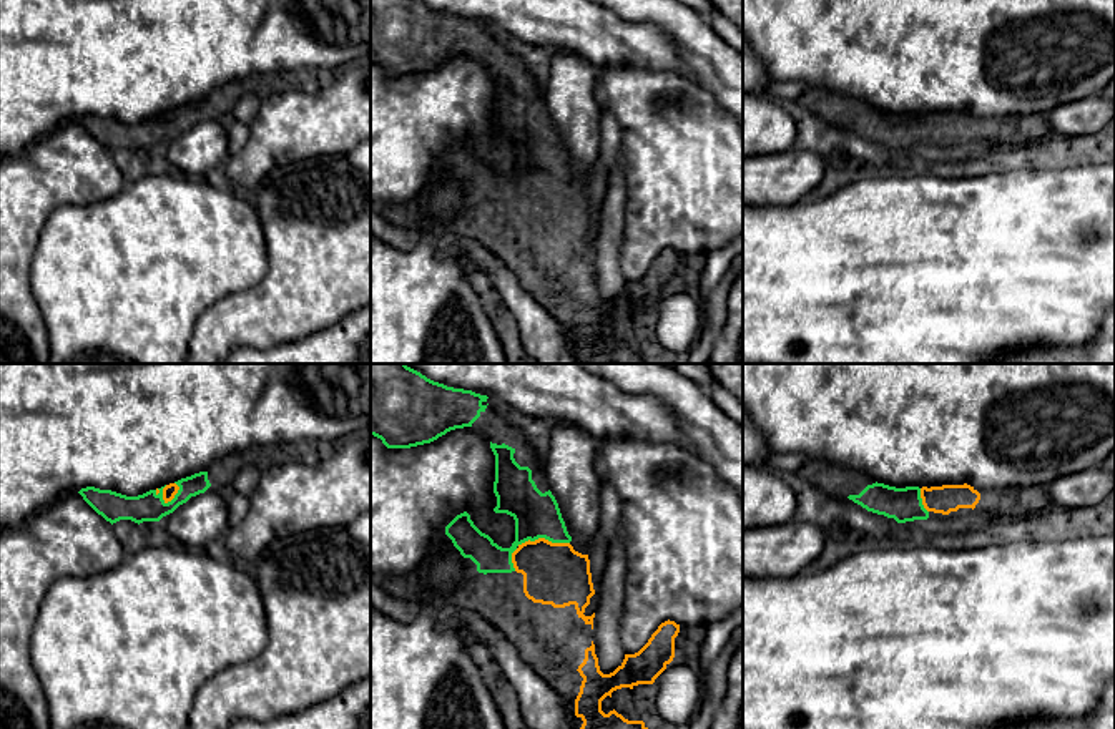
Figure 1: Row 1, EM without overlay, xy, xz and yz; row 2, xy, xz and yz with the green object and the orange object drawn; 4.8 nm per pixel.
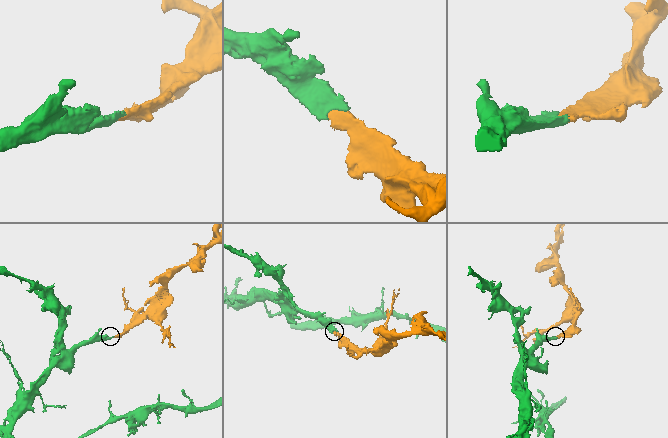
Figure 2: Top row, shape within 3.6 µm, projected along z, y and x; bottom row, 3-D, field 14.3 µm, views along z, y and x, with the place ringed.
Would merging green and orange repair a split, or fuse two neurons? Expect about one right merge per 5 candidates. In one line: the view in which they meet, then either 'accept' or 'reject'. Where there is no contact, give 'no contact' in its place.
xy | accept

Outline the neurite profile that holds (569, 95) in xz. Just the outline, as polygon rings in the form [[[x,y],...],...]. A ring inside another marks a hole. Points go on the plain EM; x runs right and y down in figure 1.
[[[568,50],[552,51],[543,98],[568,154],[575,179],[588,183],[600,156],[602,108],[595,100],[598,68]]]

